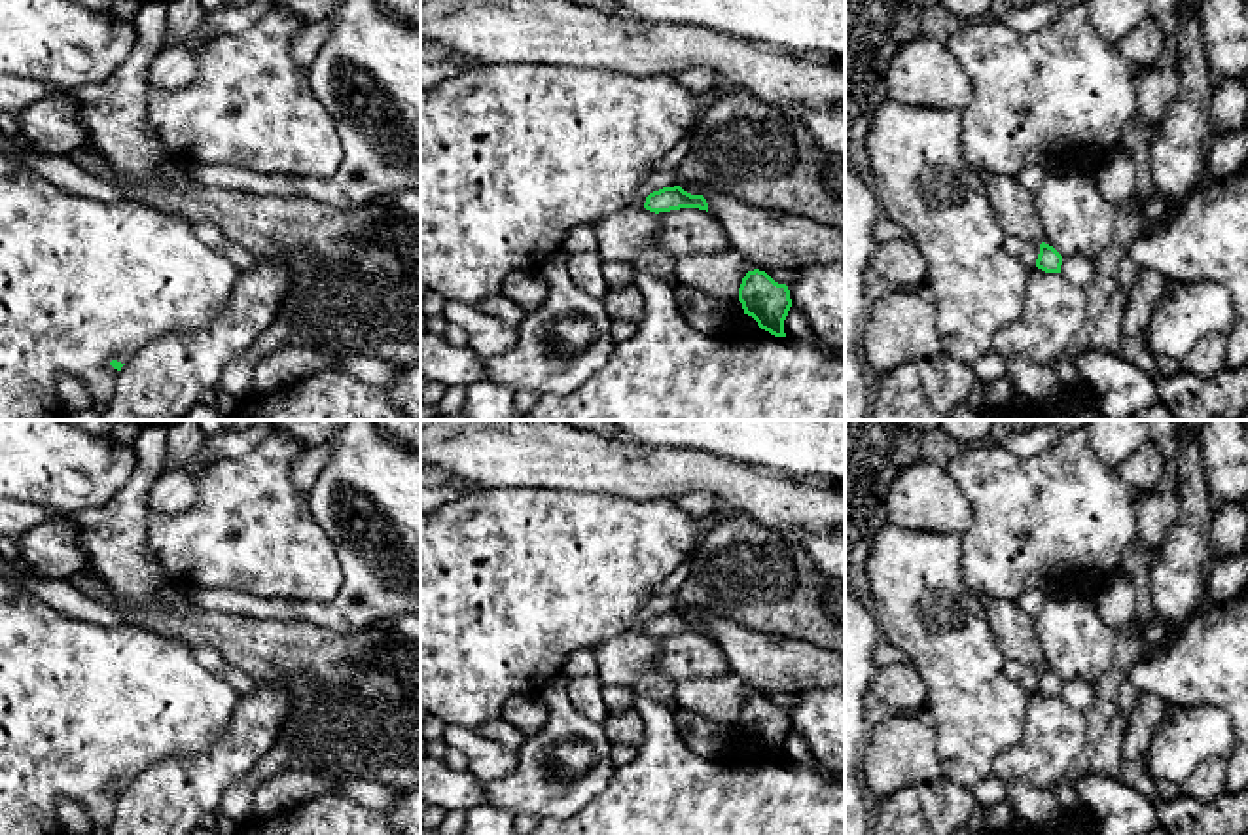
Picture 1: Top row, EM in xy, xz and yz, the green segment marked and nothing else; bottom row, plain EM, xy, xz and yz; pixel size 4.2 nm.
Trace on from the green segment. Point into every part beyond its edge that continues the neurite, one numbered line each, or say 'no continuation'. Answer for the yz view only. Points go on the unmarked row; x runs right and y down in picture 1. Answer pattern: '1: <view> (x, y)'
no continuation

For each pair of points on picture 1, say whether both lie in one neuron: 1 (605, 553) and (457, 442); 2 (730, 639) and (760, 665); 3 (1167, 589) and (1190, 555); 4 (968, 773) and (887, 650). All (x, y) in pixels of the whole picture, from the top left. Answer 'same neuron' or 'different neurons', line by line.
1: different neurons
2: same neuron
3: same neuron
4: different neurons

